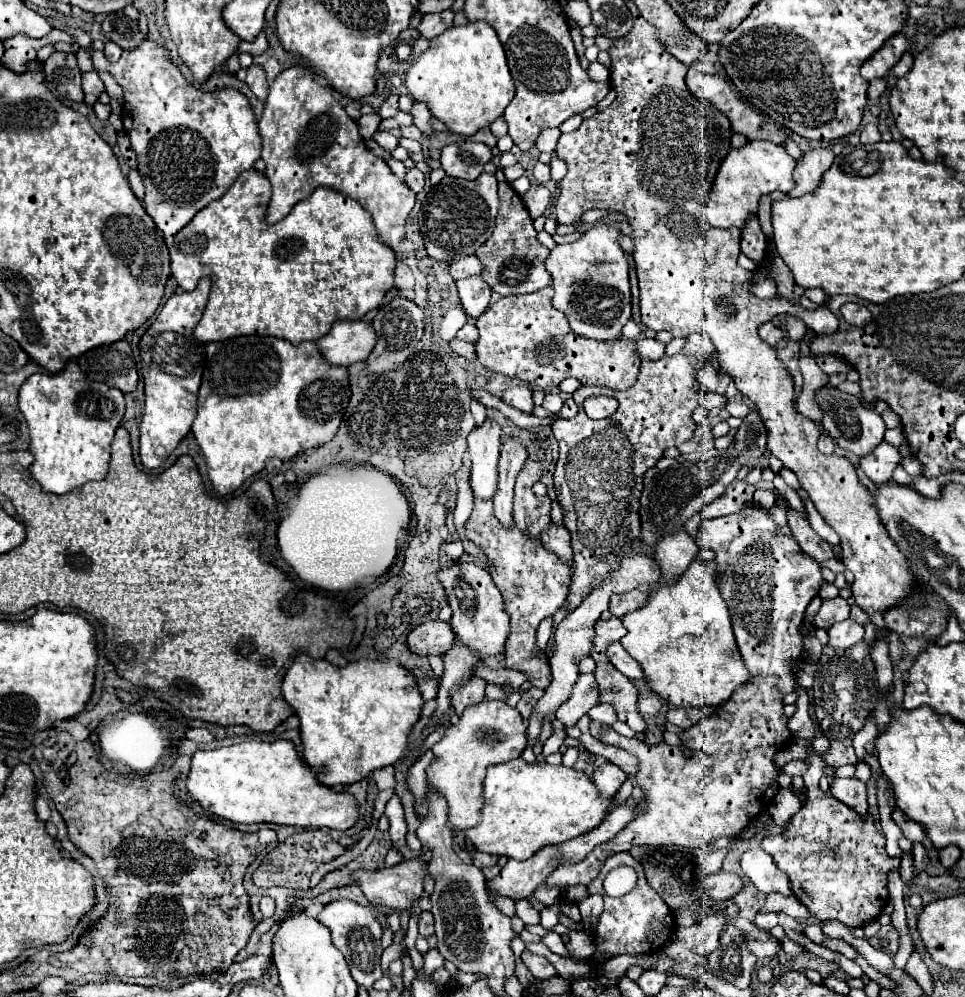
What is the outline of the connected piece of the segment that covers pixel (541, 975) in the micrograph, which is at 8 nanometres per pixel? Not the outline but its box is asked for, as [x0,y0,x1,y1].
[520,951,556,981]

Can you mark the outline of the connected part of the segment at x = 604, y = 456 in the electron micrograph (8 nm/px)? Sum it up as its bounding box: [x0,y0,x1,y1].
[552,353,700,611]

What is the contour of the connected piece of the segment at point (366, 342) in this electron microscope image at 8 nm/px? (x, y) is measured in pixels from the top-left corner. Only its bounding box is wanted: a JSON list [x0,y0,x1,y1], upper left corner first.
[316,321,376,365]

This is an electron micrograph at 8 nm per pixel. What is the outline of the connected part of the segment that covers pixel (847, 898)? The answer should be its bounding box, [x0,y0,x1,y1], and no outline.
[762,755,900,929]

